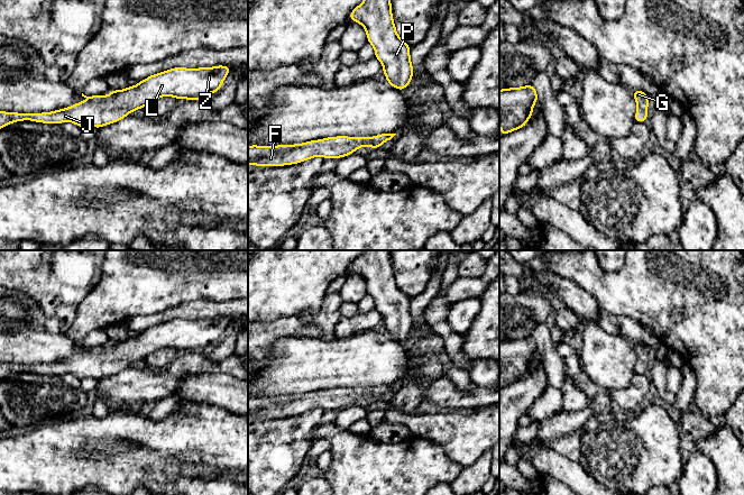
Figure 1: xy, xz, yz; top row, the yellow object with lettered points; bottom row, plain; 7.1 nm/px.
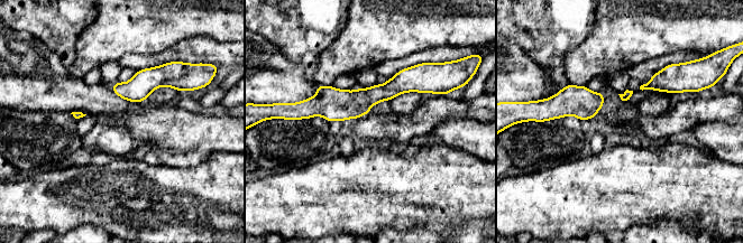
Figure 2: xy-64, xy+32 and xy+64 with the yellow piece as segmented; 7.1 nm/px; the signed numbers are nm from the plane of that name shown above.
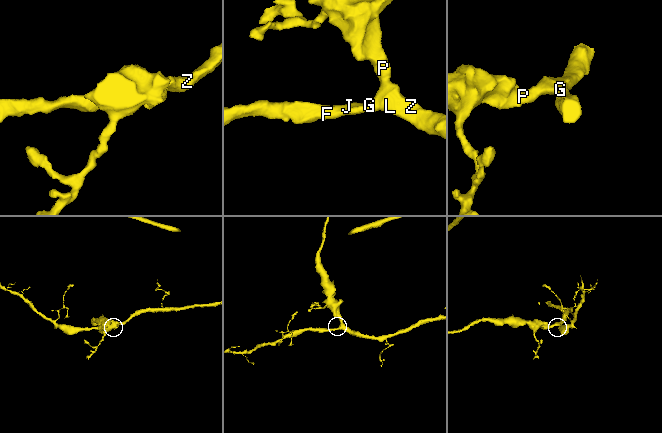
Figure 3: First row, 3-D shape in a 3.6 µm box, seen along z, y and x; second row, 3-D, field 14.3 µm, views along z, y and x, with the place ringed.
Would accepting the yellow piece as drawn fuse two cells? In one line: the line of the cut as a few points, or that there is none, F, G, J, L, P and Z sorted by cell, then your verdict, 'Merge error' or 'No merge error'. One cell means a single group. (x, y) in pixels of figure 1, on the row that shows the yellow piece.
No split. Groups: F G J L P Z. No merge error

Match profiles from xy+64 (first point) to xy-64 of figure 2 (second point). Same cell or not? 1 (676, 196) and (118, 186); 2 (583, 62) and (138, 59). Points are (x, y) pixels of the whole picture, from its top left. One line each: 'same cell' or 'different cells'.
1: same cell
2: different cells

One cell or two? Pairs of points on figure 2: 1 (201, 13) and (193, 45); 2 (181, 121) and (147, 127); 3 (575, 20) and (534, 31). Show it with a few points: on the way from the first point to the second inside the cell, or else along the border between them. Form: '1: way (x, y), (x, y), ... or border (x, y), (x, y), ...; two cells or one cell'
1: border (221, 41), (204, 36), (190, 36), (171, 45); two cells
2: way (173, 127), (155, 127); one cell
3: way (565, 20), (544, 21); one cell

